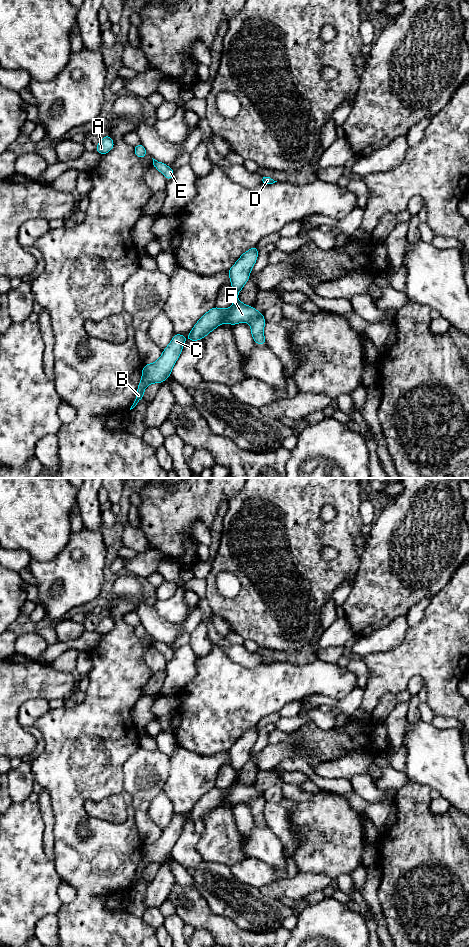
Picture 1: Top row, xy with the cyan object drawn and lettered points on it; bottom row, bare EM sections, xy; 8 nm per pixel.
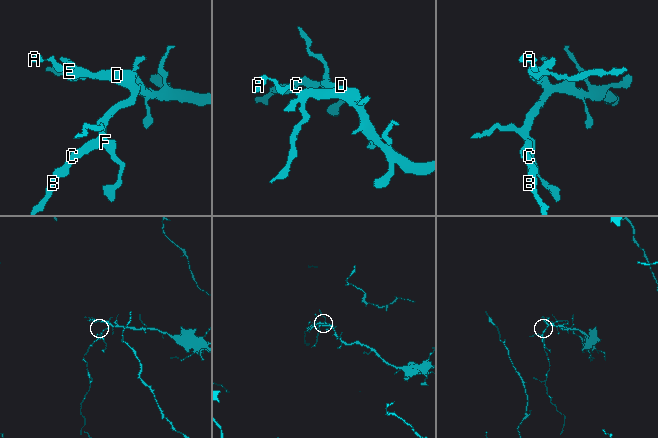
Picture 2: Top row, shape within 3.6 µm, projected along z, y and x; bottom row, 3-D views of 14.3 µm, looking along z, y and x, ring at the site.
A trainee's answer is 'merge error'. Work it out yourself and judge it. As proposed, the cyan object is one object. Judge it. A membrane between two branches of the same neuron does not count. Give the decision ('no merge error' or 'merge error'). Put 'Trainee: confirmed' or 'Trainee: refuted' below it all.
no merge error
Trainee: refuted

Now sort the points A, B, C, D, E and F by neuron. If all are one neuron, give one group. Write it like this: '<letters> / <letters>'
A B C D E F

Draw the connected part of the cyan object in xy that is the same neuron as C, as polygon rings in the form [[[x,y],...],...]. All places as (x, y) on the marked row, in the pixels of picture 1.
[[[180,333],[174,334],[174,337],[163,350],[160,358],[152,364],[144,365],[142,369],[142,378],[137,388],[136,399],[130,410],[133,409],[140,400],[143,400],[144,390],[148,385],[152,383],[161,384],[171,376],[172,368],[179,358],[184,344],[185,336]]]

